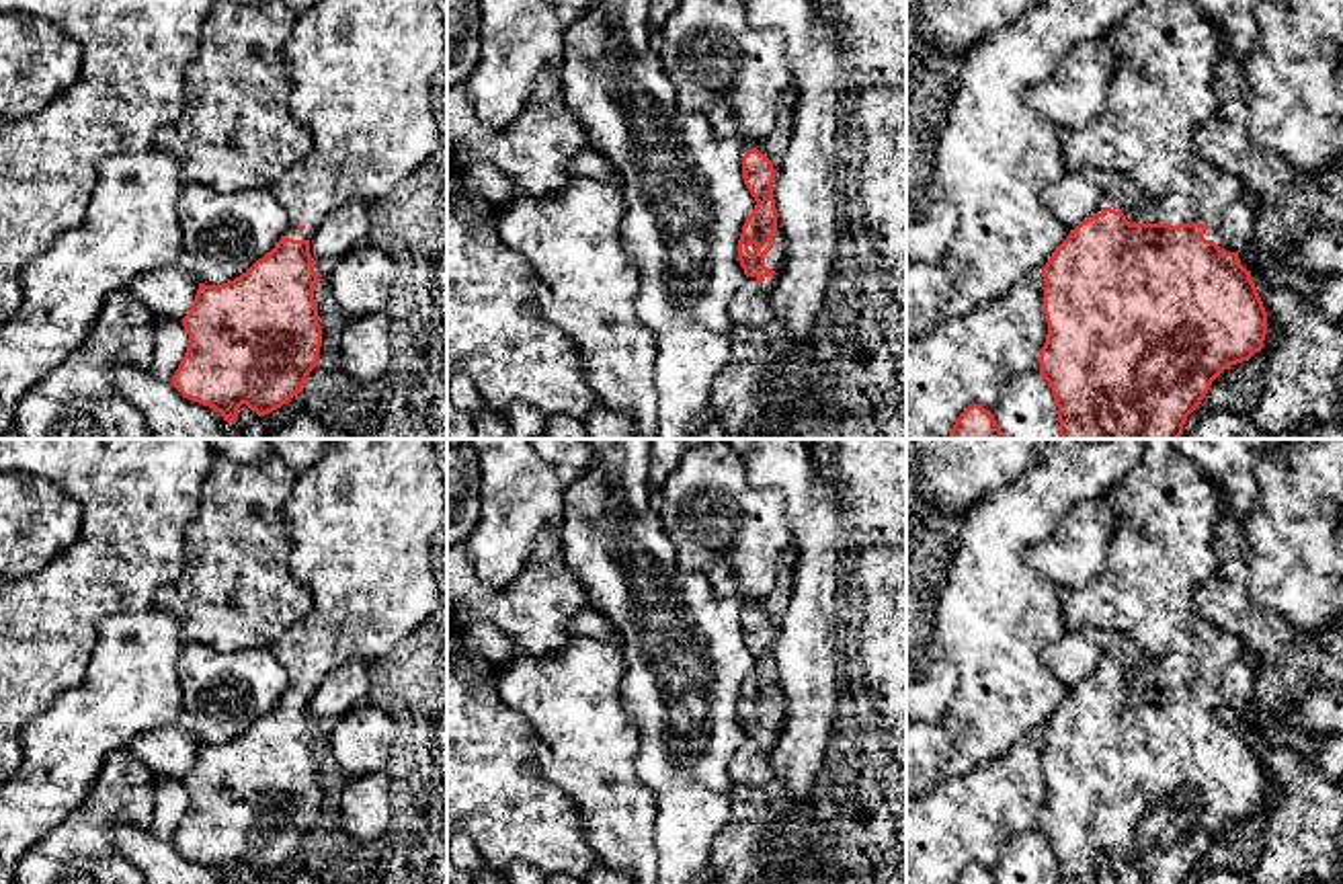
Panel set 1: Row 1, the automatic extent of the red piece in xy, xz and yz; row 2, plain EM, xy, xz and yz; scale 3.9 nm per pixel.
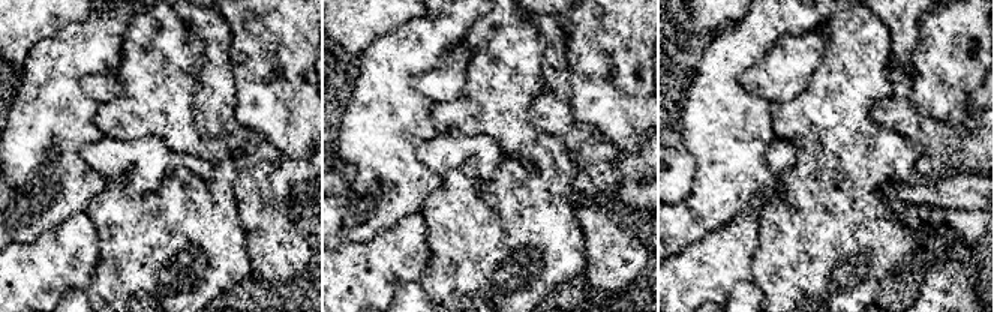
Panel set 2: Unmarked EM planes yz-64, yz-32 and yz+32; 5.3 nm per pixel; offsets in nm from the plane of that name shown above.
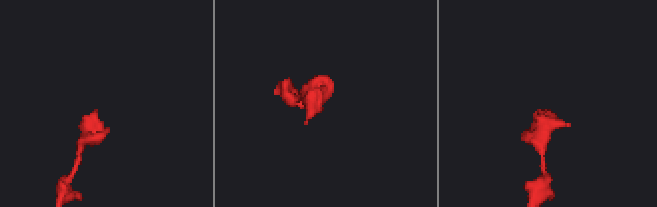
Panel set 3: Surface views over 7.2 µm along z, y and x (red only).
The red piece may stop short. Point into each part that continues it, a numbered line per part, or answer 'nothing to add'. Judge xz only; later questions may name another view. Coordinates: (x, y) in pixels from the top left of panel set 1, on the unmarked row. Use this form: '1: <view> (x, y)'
1: xz (751, 766)

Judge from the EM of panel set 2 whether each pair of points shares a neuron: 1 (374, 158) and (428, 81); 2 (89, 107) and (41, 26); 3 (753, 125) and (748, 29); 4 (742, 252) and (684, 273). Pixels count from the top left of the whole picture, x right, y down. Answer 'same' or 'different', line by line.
1: different
2: different
3: same
4: same

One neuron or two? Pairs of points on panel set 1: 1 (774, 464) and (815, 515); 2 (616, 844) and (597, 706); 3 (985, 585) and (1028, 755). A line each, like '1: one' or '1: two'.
1: one
2: one
3: two

